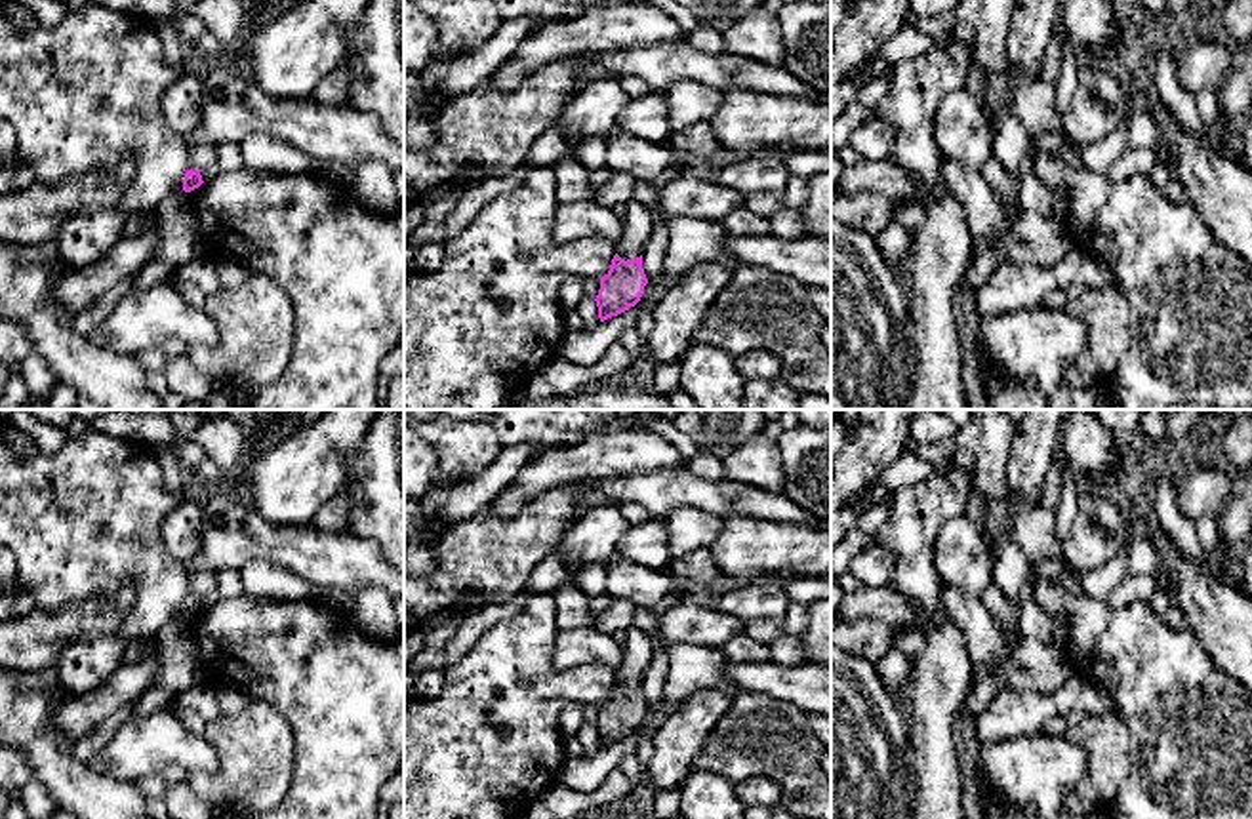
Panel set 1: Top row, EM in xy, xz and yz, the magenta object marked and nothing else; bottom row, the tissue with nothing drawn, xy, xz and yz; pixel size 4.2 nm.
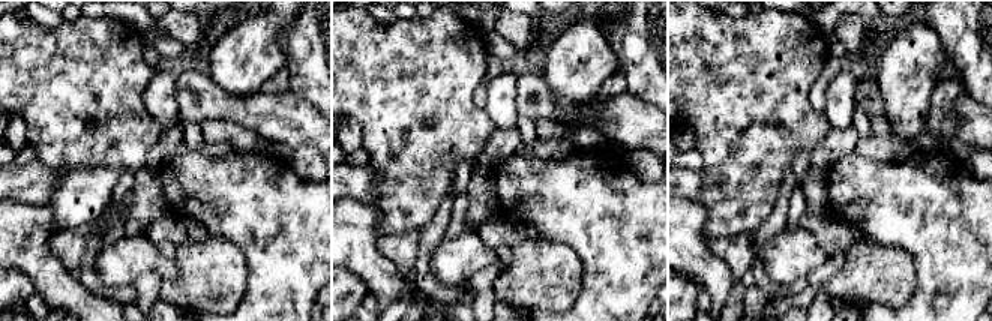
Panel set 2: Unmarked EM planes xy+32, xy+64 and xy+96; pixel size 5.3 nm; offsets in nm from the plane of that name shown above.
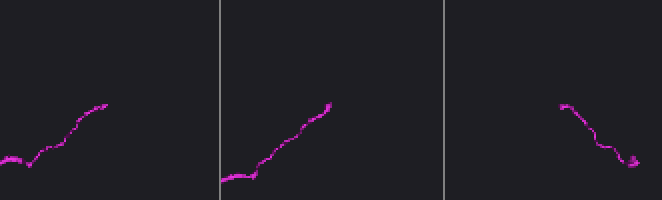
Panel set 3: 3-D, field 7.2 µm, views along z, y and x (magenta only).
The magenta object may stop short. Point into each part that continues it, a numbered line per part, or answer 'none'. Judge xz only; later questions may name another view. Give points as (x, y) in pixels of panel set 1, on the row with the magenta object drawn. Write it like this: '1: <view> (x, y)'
1: xz (637, 223)

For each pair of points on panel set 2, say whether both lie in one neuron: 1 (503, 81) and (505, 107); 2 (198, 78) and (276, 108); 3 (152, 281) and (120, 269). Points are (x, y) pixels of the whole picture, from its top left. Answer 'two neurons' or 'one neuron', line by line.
1: one neuron
2: one neuron
3: two neurons

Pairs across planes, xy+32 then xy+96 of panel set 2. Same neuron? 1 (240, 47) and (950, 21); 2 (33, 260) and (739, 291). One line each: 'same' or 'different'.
1: different
2: different

